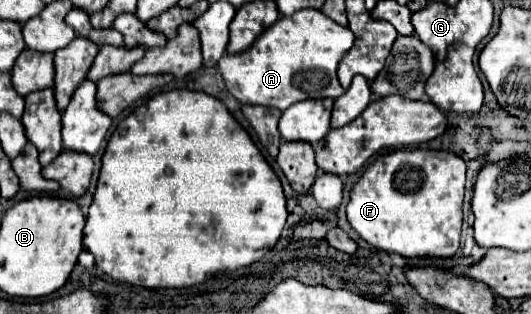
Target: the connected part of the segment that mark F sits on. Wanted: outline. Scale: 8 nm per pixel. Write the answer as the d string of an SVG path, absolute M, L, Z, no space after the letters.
M416 147L395 149L379 155L353 185L347 203L347 221L371 247L389 253L399 253L405 259L447 259L459 249L459 235L463 223L463 191L465 191L465 163L455 153Z

